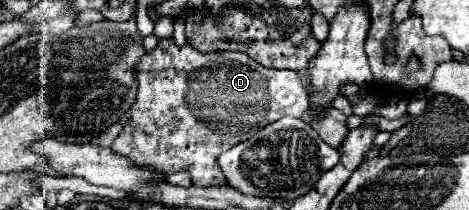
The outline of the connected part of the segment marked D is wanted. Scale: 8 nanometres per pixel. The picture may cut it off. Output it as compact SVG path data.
M164 39L158 41L158 47L152 53L144 55L134 73L140 83L136 103L118 123L108 127L108 131L102 131L92 143L112 147L122 155L136 159L136 163L156 163L156 167L164 167L168 175L190 169L192 183L200 187L224 185L224 177L216 163L222 151L242 143L284 115L304 117L308 111L308 93L298 71L264 67L240 51L200 53L192 45L178 47L172 39Z

